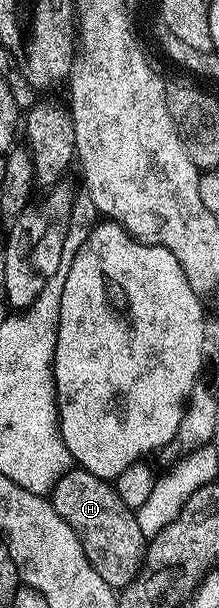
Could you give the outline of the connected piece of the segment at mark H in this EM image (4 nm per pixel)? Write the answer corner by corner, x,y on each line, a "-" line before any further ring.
71,469
59,477
51,492
51,502
55,513
75,529
83,545
83,553
87,561
91,561
91,569
95,569
109,587
125,587
140,573
145,561
147,538
140,528
138,512
123,505
123,497
119,497
110,480
95,477
90,471

